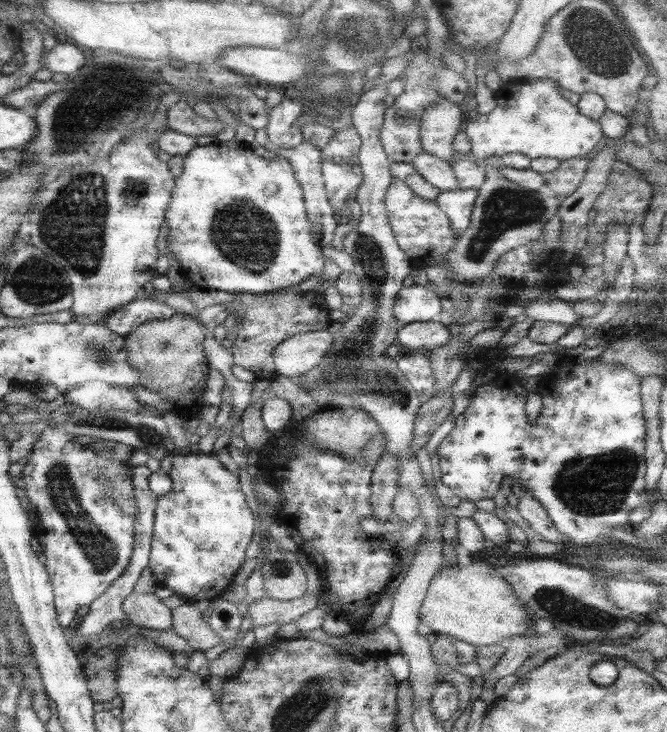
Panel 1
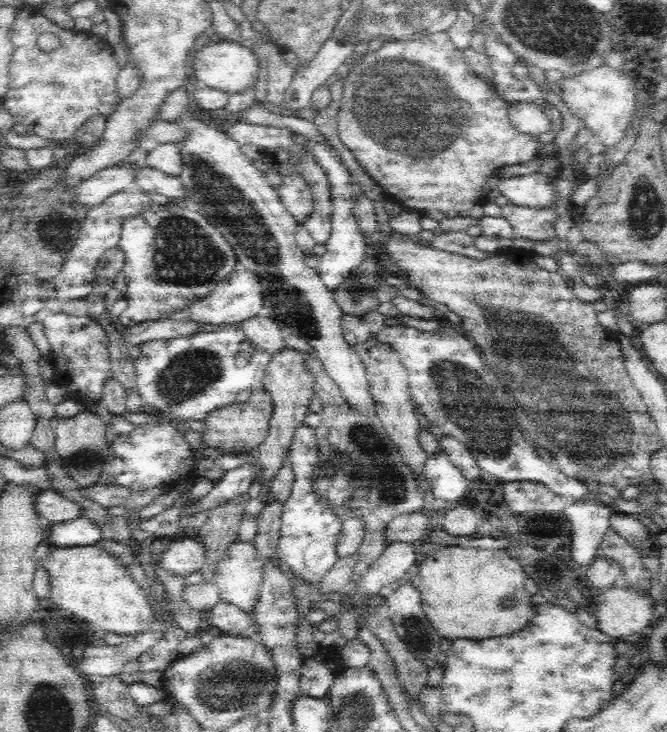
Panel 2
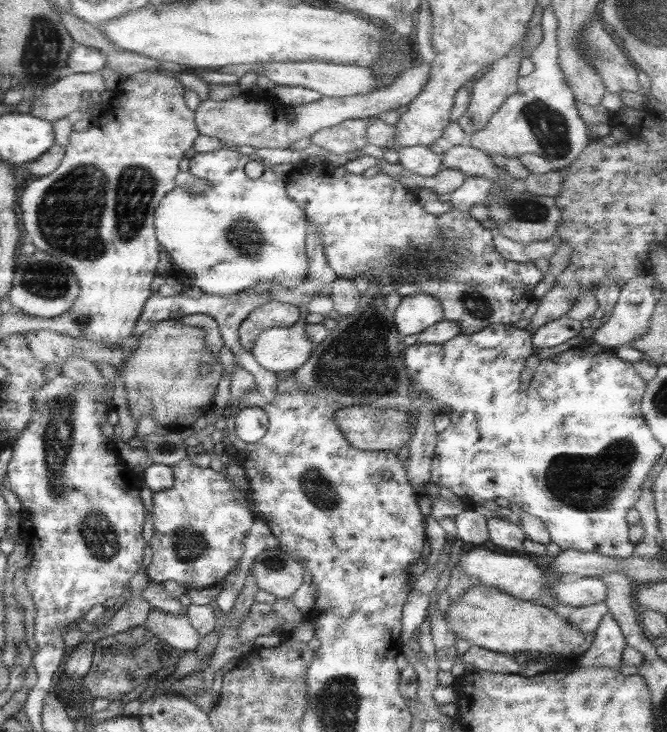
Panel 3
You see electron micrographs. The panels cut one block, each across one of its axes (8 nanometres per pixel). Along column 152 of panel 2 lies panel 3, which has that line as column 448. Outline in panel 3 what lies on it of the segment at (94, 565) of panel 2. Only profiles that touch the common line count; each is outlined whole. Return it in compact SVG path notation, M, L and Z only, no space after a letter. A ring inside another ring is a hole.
M477 581L458 600L452 600L446 622L452 632L471 645L510 656L520 652L538 652L563 654L566 659L578 658L590 649L595 637L595 633L585 633L573 627L550 607L523 601Z

